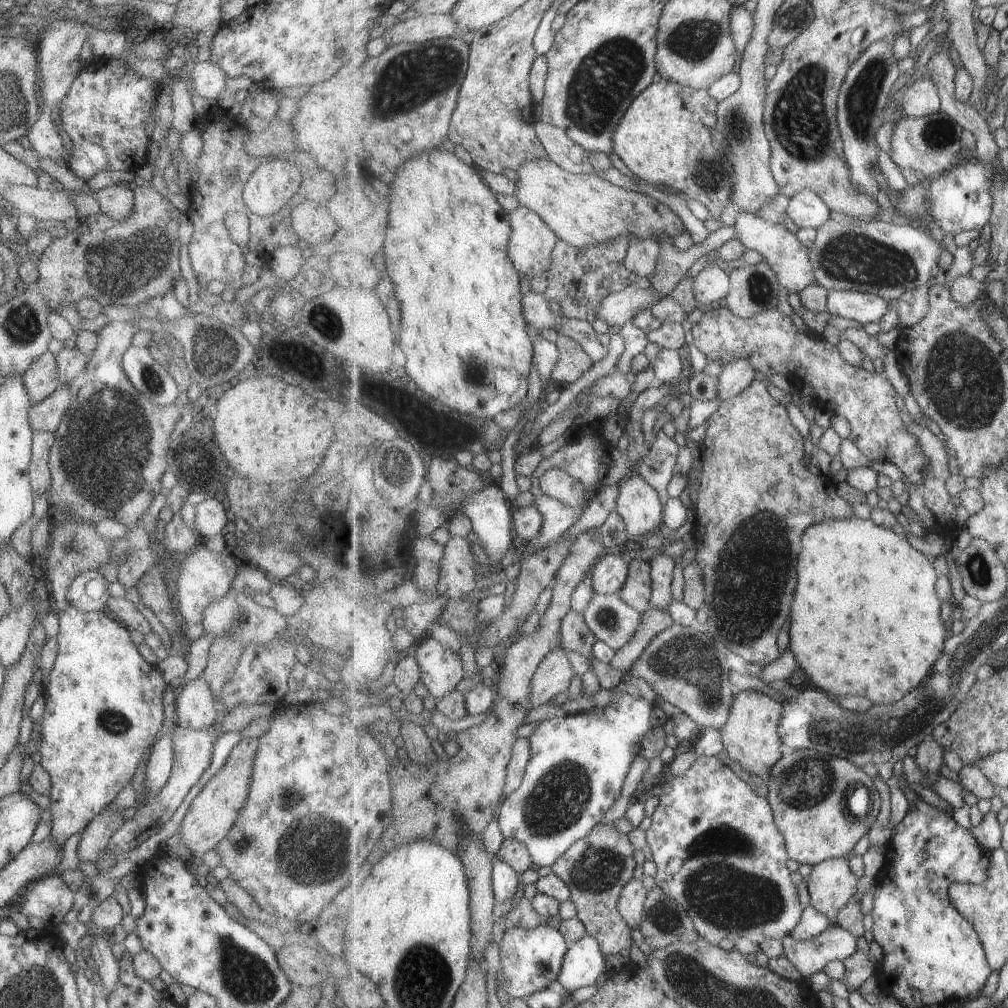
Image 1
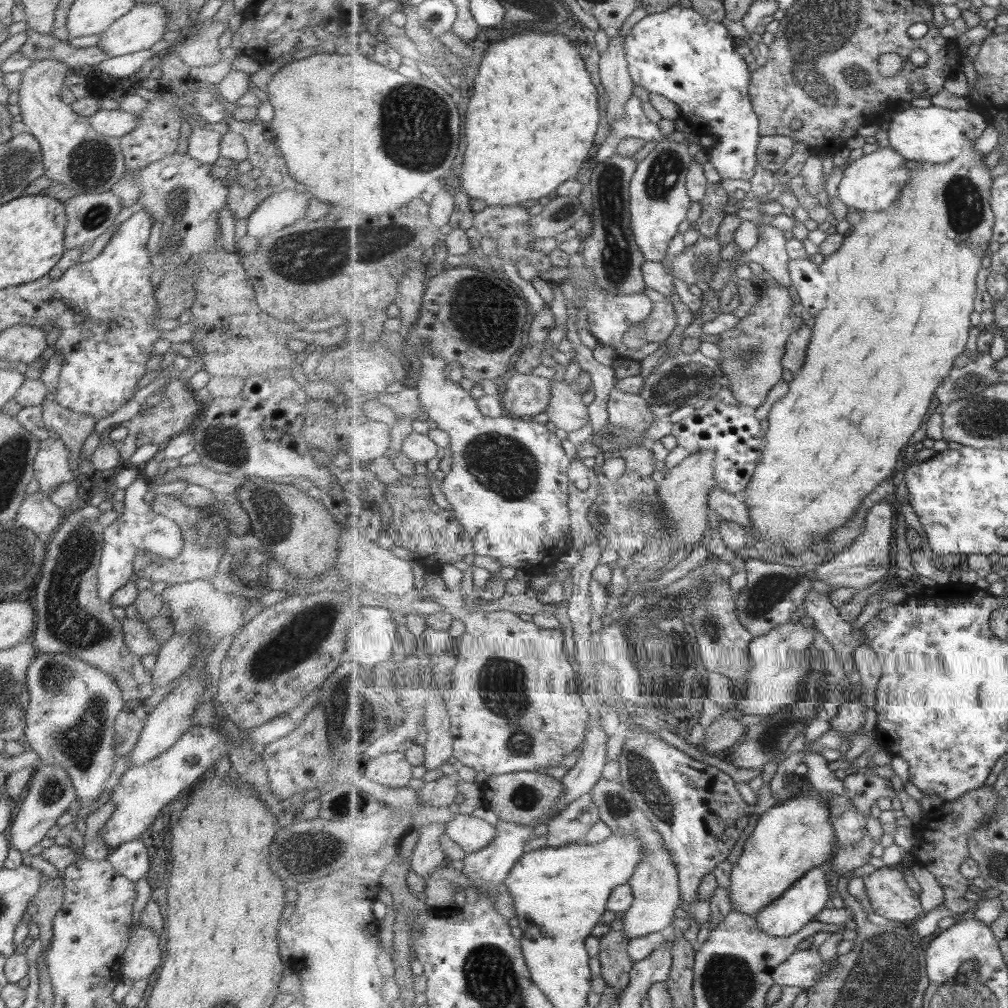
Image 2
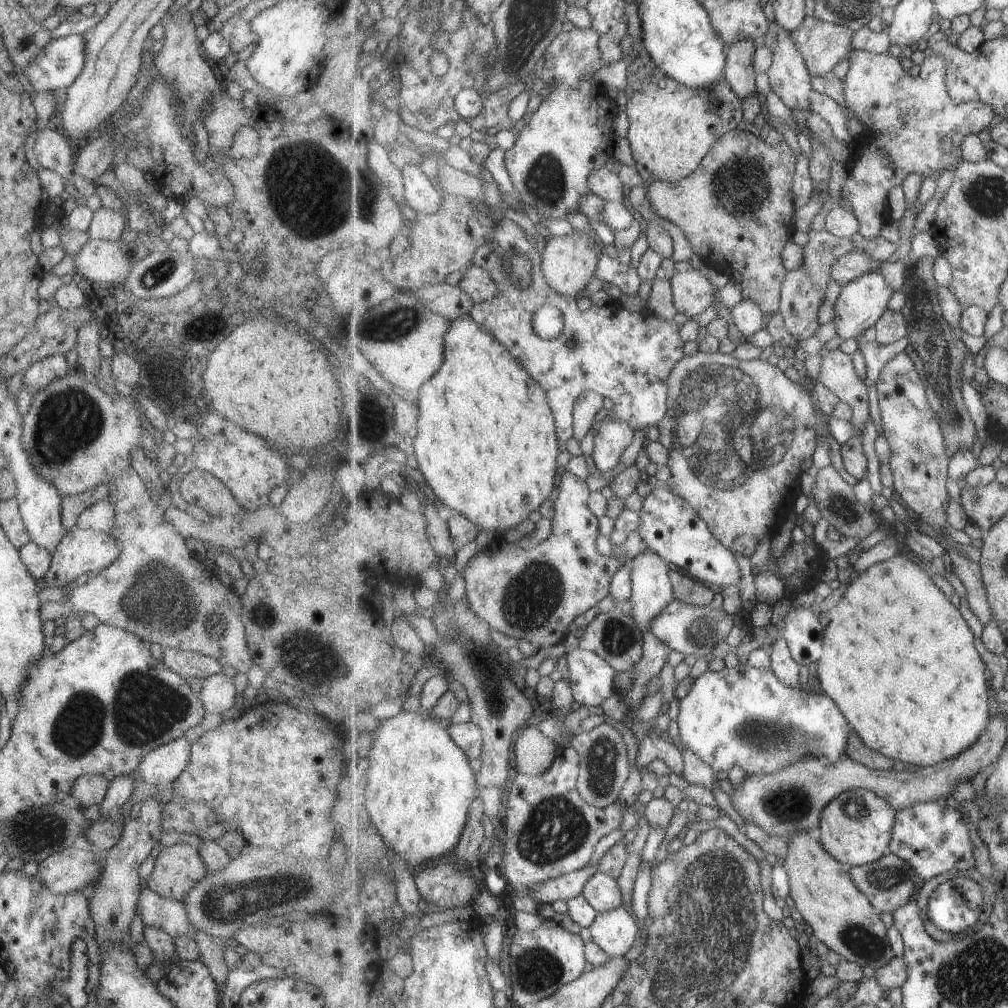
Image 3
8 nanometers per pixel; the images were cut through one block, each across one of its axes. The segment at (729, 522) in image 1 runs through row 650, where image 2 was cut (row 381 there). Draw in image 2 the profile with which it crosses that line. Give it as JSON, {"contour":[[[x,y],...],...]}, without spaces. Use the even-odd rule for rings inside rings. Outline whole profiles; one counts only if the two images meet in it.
{"contour":[[[772,277],[765,283],[765,292],[761,294],[759,303],[734,328],[721,333],[718,344],[721,350],[718,361],[726,378],[731,380],[728,388],[737,404],[750,411],[763,404],[771,392],[770,388],[783,380],[785,369],[782,358],[787,341],[803,326],[801,318],[791,313],[793,294],[789,294],[787,287]]]}

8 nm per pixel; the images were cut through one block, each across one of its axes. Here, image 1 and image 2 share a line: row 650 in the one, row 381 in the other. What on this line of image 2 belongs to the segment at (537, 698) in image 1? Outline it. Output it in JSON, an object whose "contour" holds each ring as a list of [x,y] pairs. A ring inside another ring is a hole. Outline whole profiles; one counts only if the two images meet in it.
{"contour":[[[560,378],[552,379],[552,399],[546,414],[556,427],[567,433],[583,428],[590,419],[588,406],[583,404],[583,396],[574,391],[568,381]]]}

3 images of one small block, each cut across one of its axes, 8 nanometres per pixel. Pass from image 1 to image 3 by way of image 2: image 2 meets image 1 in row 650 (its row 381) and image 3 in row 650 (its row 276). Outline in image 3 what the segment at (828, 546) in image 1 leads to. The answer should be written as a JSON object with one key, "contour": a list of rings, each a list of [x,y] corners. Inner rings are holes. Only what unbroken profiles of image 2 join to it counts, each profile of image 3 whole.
{"contour":[[[895,553],[888,560],[868,567],[850,582],[842,599],[827,613],[831,620],[826,626],[823,656],[819,660],[821,688],[840,707],[849,724],[853,726],[859,738],[865,742],[865,746],[887,756],[887,758],[924,769],[959,756],[961,752],[969,750],[969,746],[975,746],[979,742],[979,738],[987,732],[991,720],[990,715],[993,711],[989,707],[989,686],[987,686],[987,678],[985,678],[987,666],[983,656],[979,654],[979,650],[973,644],[973,640],[975,640],[973,630],[970,630],[967,622],[961,616],[961,610],[953,606],[953,602],[947,598],[947,594],[933,584],[933,580],[919,564]]]}

